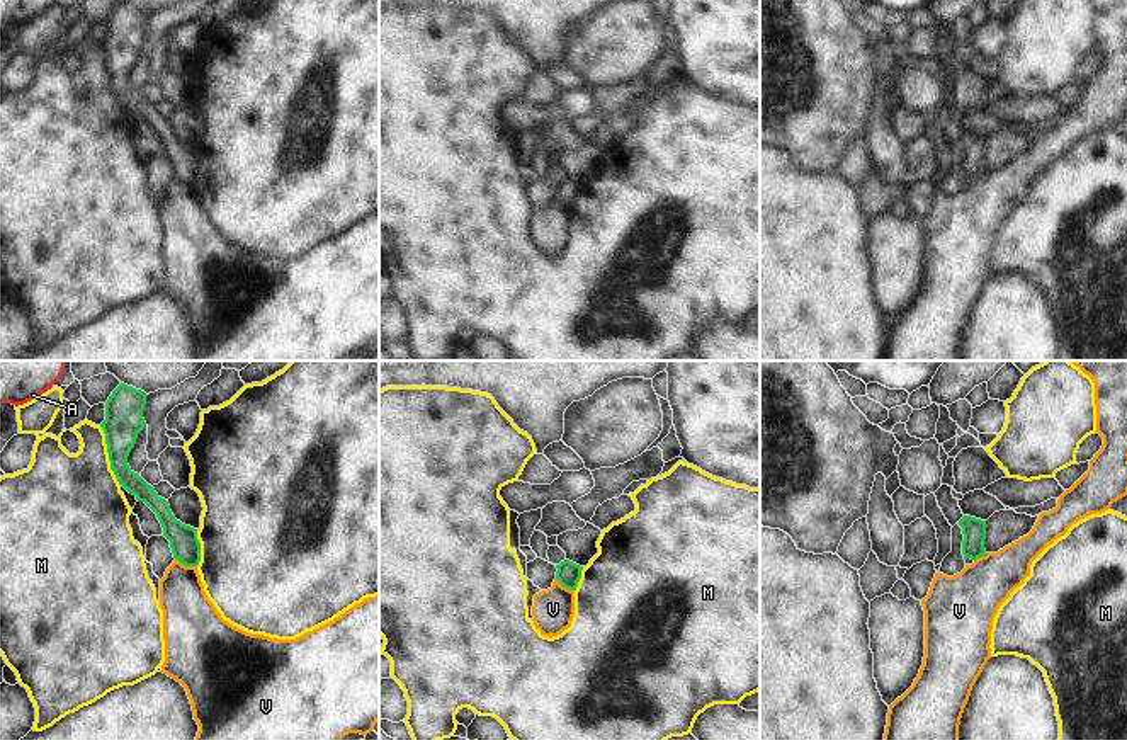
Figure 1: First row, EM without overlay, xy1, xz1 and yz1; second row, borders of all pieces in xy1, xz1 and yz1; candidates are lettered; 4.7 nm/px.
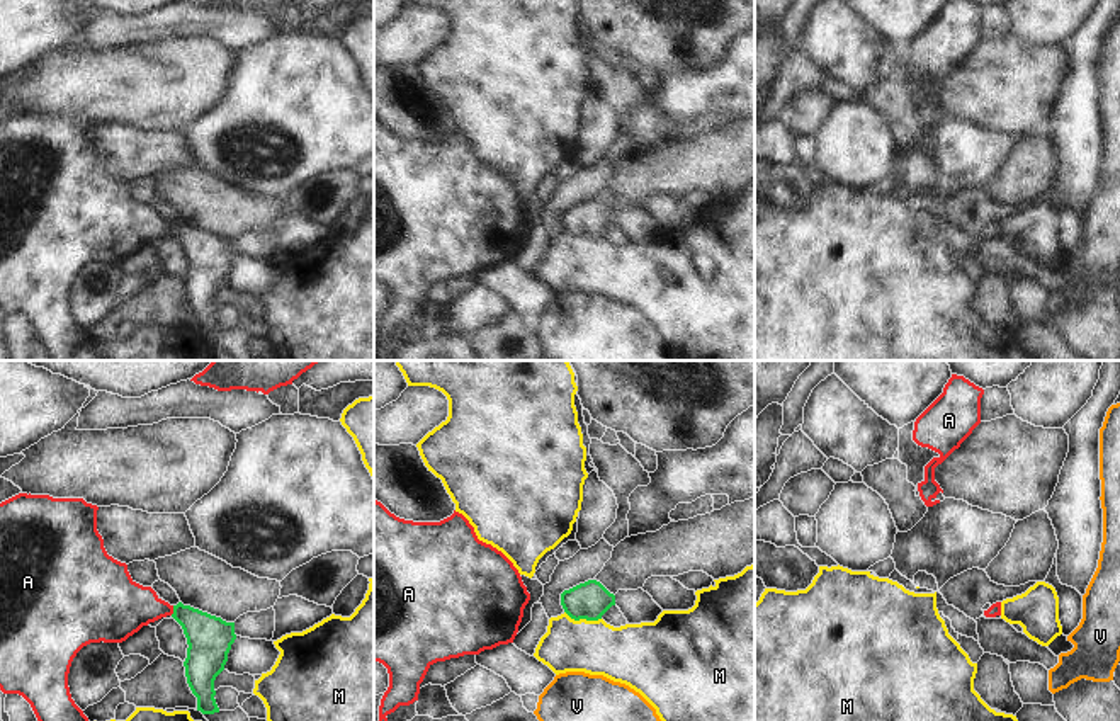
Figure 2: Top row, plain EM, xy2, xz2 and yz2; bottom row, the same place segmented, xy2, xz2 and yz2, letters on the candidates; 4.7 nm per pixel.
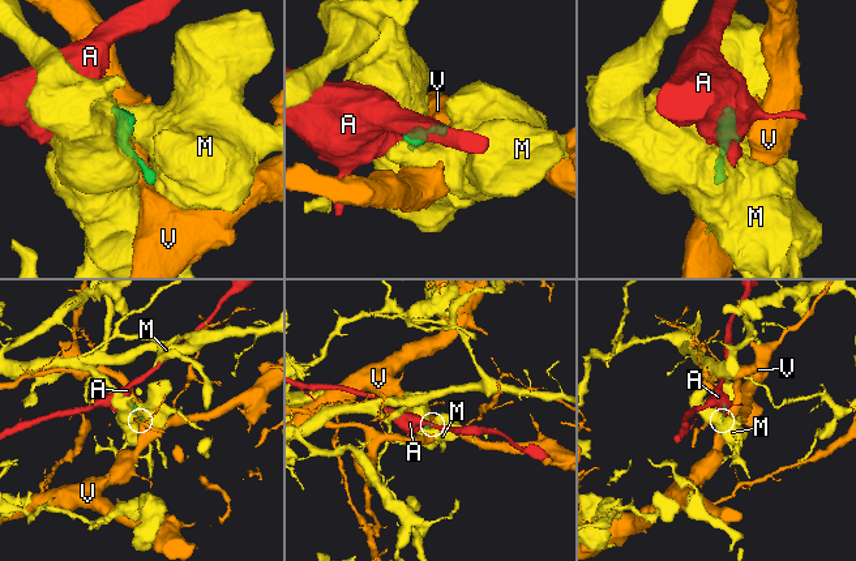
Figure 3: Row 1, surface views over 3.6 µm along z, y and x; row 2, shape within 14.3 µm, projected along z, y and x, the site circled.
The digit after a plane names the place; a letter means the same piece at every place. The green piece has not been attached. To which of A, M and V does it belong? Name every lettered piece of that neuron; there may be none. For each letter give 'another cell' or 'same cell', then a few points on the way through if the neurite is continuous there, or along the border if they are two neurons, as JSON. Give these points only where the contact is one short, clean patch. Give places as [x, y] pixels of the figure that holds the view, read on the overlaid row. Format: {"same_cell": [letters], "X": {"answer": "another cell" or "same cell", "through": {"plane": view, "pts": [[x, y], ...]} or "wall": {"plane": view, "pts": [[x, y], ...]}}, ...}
{"same_cell": ["A"], "A": {"answer": "same cell", "through": {"plane": "xy2", "pts": [[209, 638], [189, 618], [174, 611], [121, 607]]}}, "M": {"answer": "another cell"}, "V": {"answer": "another cell", "wall": {"plane": "xy1", "pts": [[175, 558], [196, 567]]}}}

